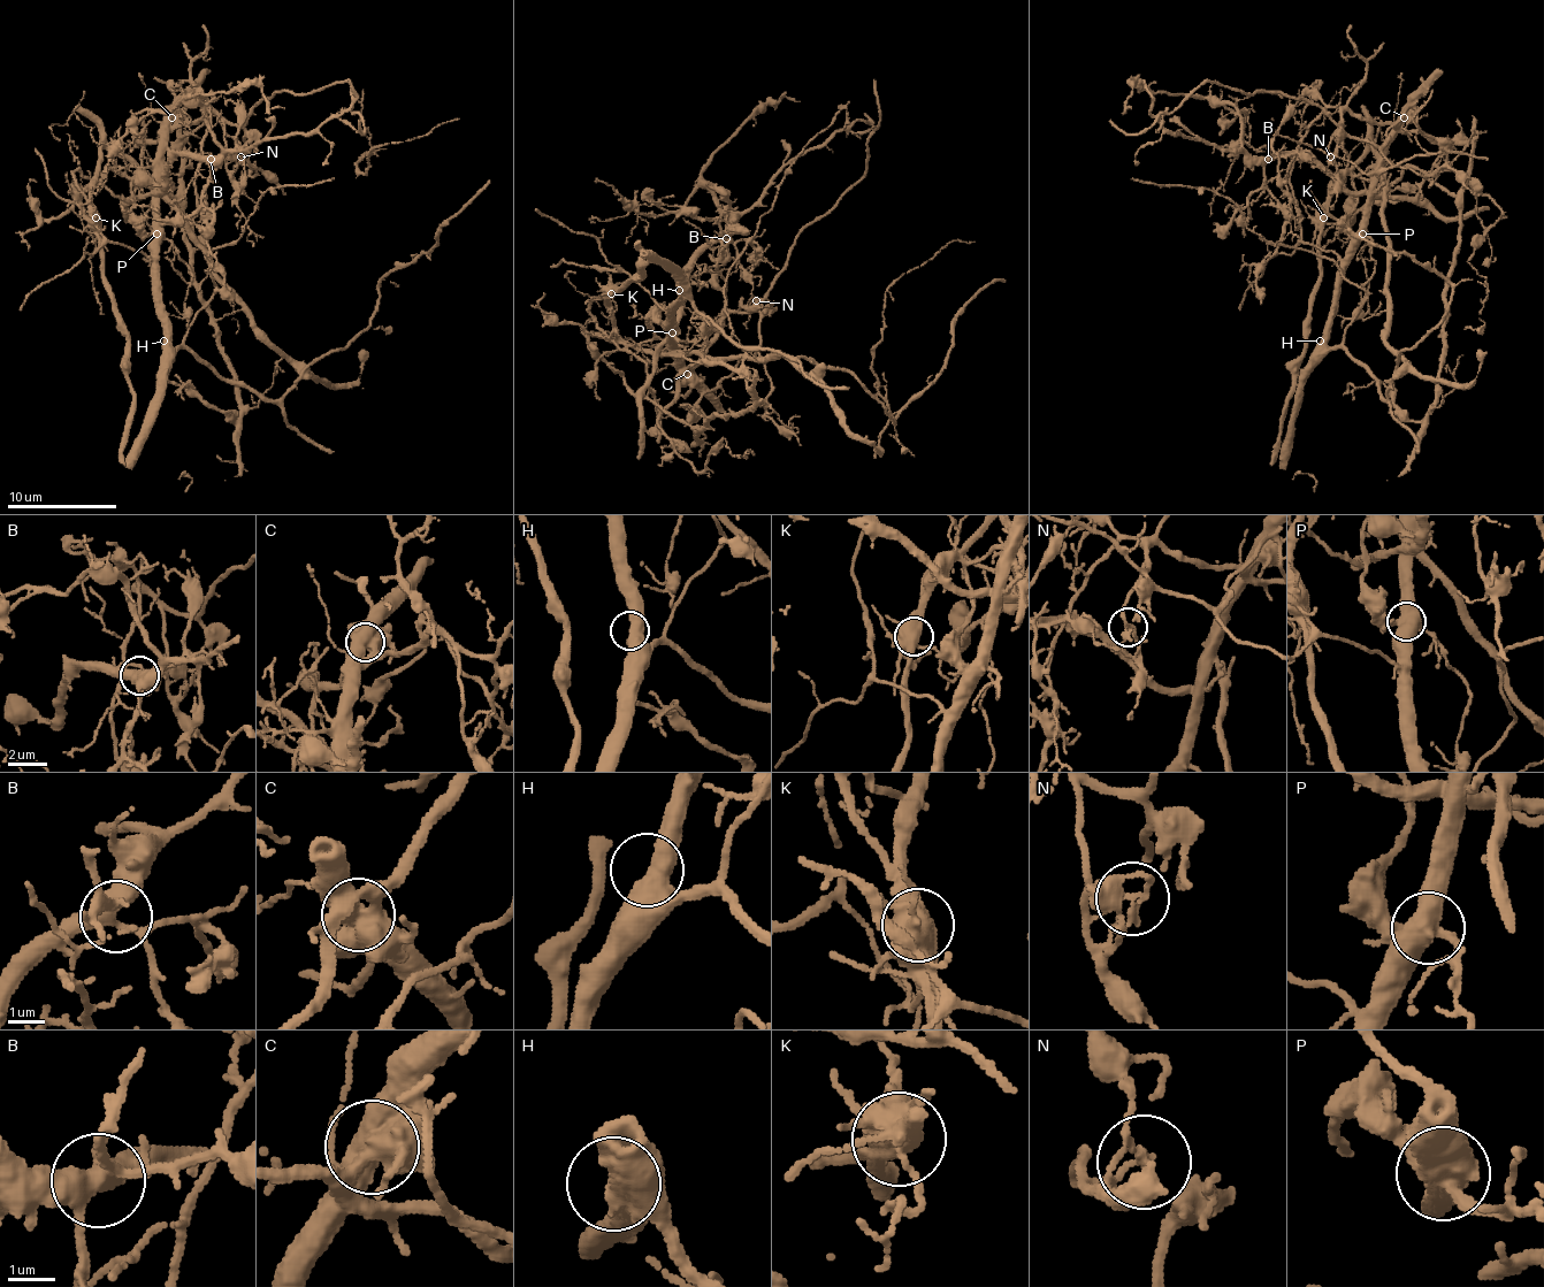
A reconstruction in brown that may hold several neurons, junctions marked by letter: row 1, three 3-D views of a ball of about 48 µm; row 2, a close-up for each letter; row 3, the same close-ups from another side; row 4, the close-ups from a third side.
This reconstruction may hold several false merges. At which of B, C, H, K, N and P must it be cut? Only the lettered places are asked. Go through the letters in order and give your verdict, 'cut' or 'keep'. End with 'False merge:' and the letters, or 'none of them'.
B: keep
C: cut
H: keep
K: cut
N: cut
P: cut
False merge: C, K, N, P

